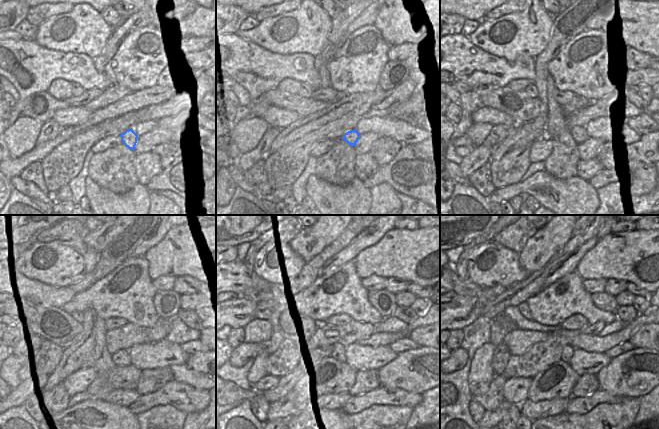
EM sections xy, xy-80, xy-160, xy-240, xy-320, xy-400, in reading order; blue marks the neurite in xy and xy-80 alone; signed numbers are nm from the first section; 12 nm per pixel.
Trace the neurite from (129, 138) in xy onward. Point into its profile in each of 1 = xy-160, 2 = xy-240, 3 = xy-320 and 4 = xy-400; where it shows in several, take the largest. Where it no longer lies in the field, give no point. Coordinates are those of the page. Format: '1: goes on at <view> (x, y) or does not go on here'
1: goes on at xy-160 (578, 133)
2: goes on at xy-240 (124, 358)
3: goes on at xy-320 (345, 348)
4: goes on at xy-400 (569, 350)

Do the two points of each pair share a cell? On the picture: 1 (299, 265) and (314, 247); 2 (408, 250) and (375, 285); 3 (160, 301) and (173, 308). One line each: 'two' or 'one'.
1: two
2: two
3: one

